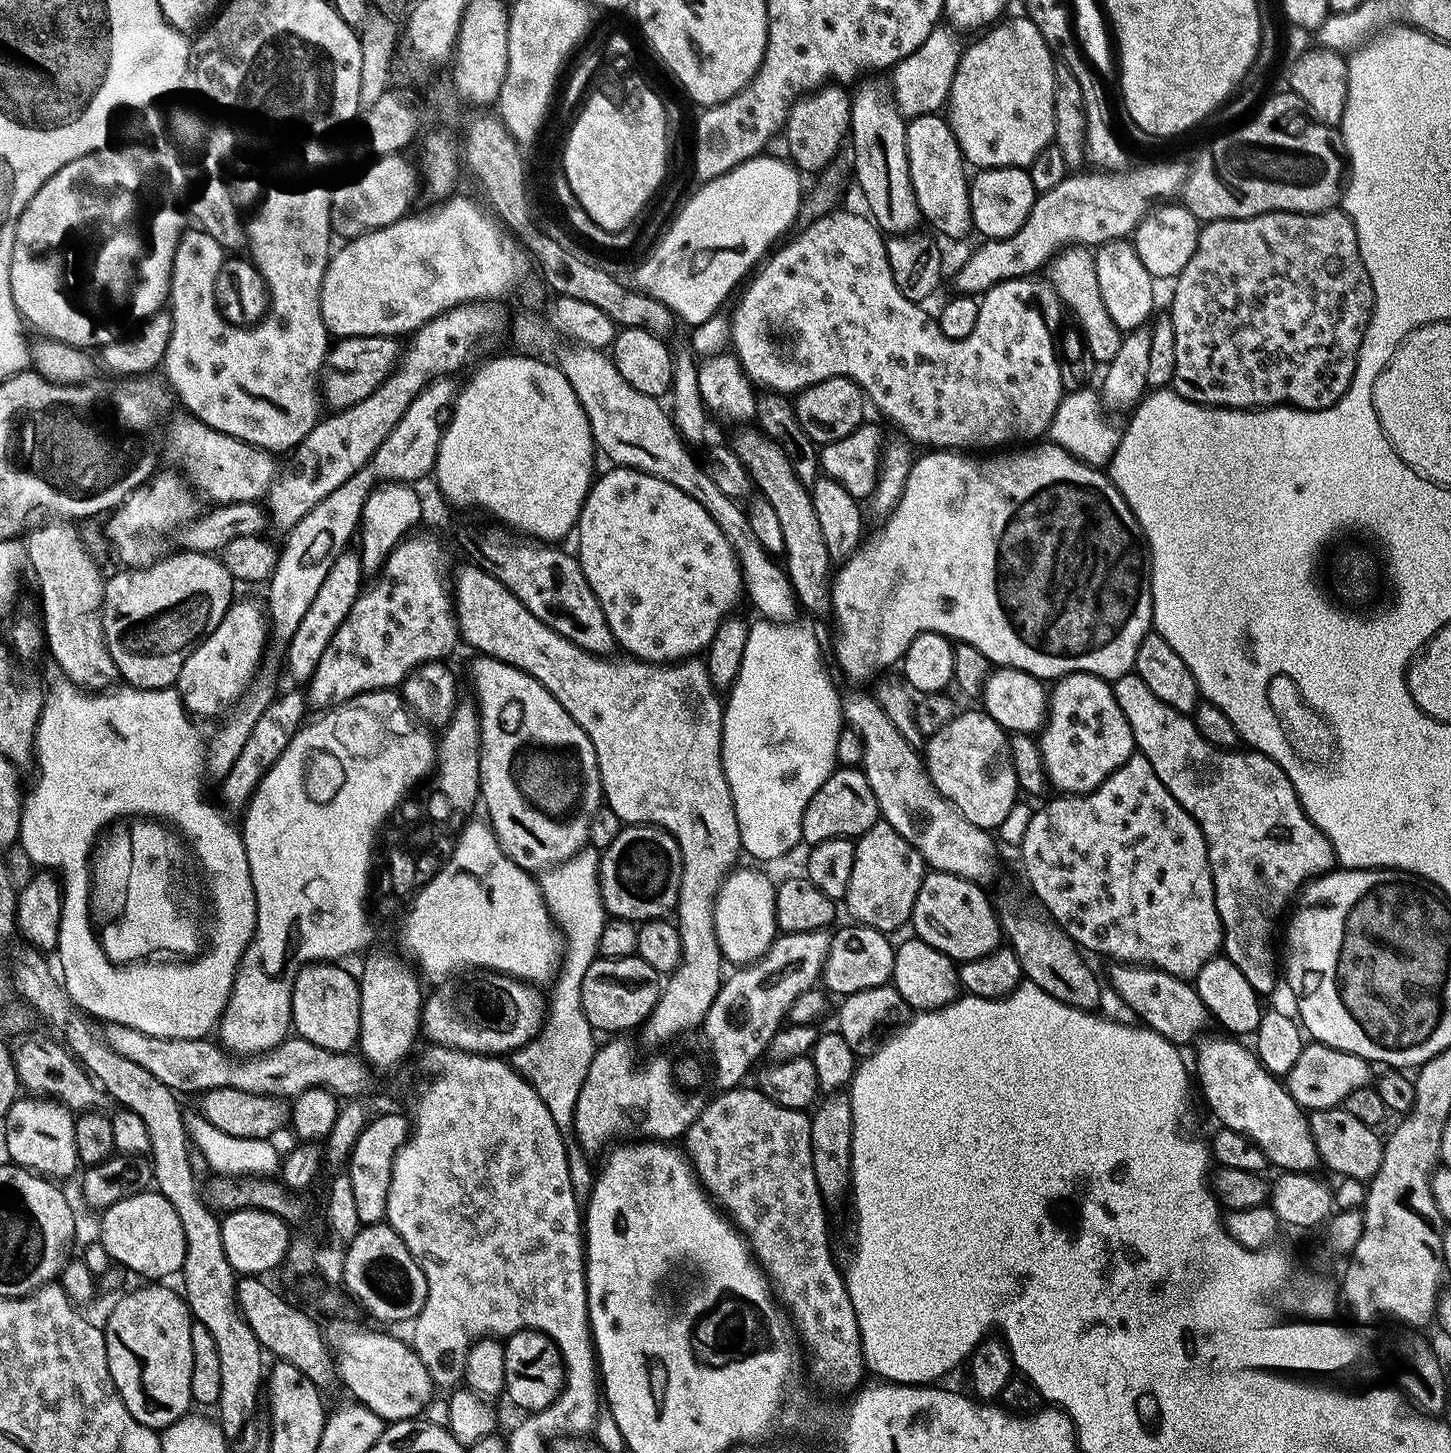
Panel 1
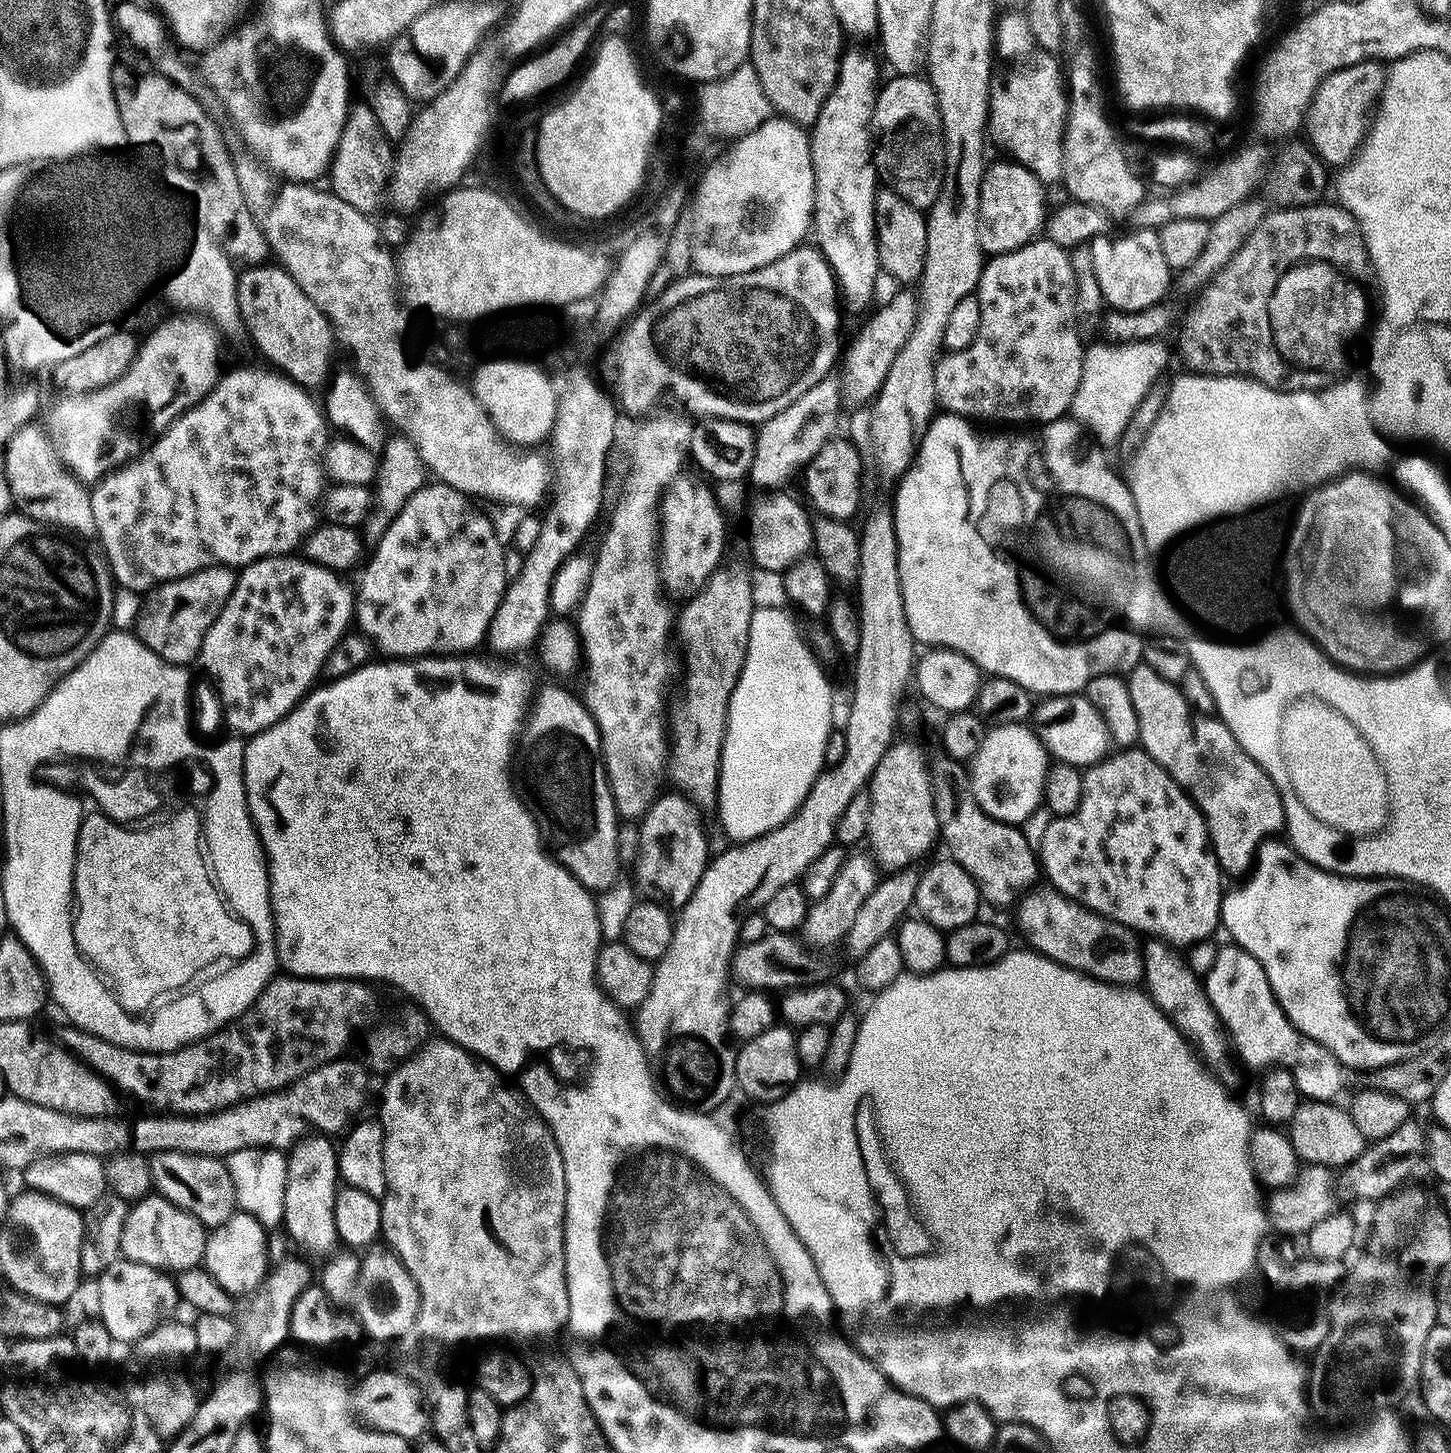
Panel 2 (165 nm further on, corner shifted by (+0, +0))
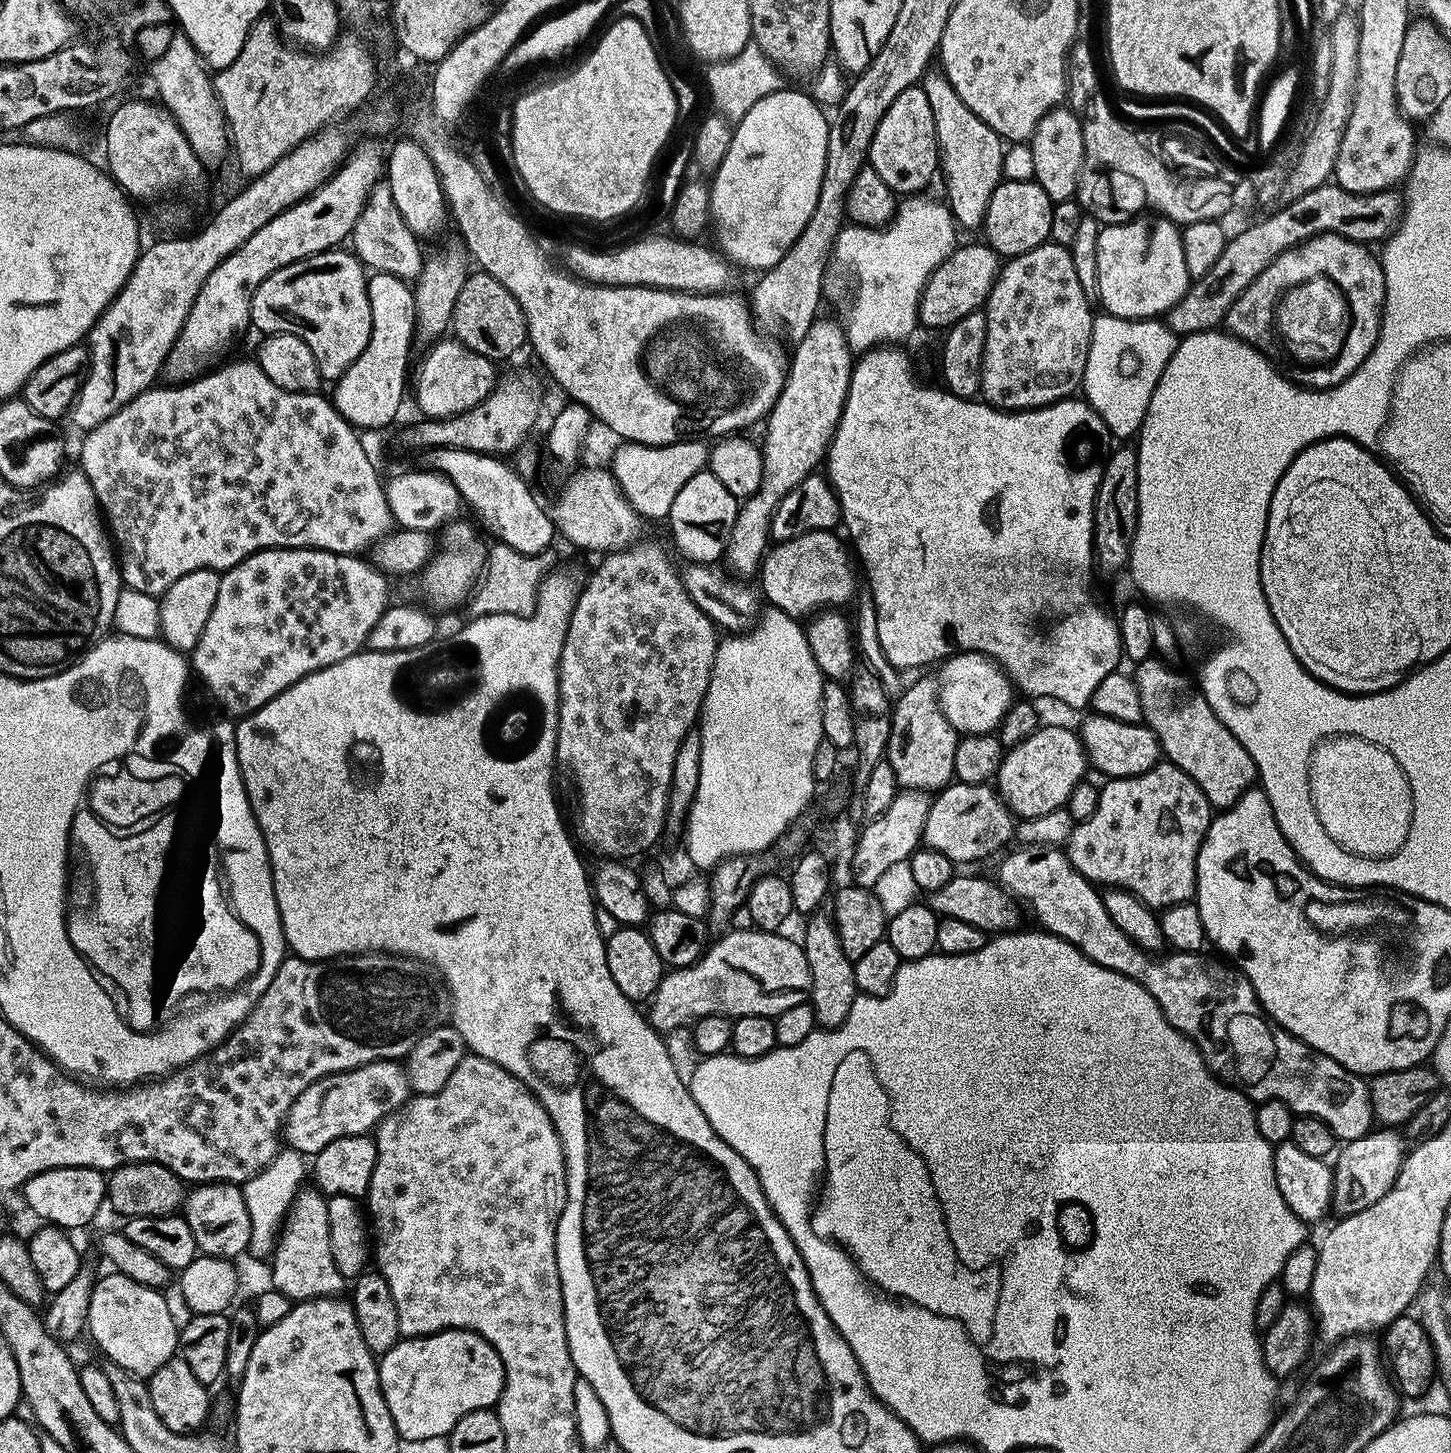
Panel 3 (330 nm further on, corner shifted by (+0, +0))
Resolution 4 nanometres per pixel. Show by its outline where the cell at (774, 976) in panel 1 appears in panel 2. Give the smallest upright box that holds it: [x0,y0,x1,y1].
[802,852,877,950]

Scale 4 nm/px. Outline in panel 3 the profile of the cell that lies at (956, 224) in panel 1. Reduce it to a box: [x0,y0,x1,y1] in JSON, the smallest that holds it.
[868,87,940,194]

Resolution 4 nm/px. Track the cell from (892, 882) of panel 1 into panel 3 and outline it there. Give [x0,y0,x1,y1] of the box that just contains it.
[886,676,958,793]

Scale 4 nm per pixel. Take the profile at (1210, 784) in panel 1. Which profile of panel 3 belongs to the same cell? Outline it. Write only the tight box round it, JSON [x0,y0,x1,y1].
[1134,658,1257,810]

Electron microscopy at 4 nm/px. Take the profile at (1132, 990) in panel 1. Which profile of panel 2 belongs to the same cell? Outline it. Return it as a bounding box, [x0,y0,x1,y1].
[1014,886,1144,986]

